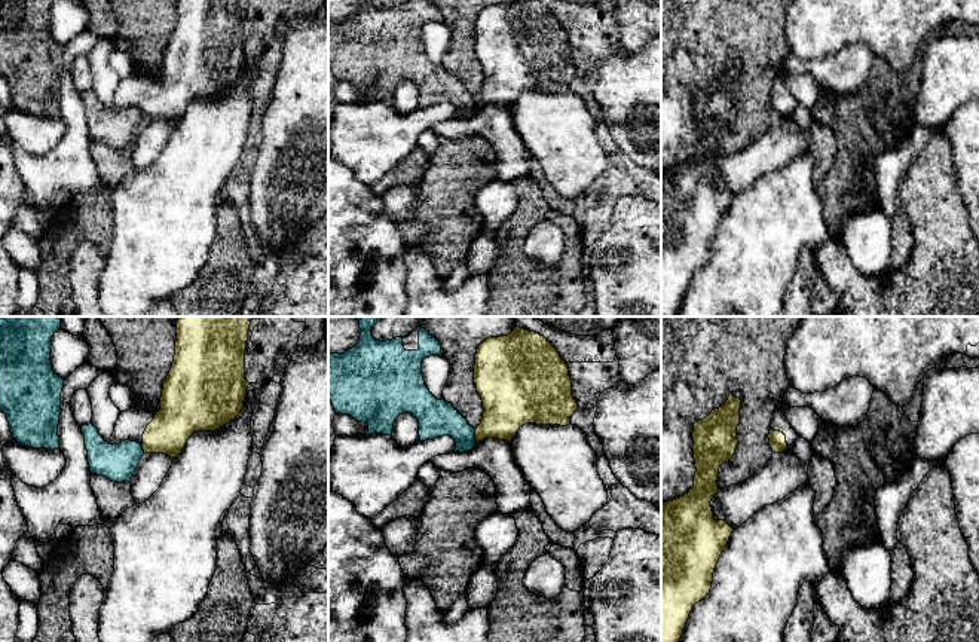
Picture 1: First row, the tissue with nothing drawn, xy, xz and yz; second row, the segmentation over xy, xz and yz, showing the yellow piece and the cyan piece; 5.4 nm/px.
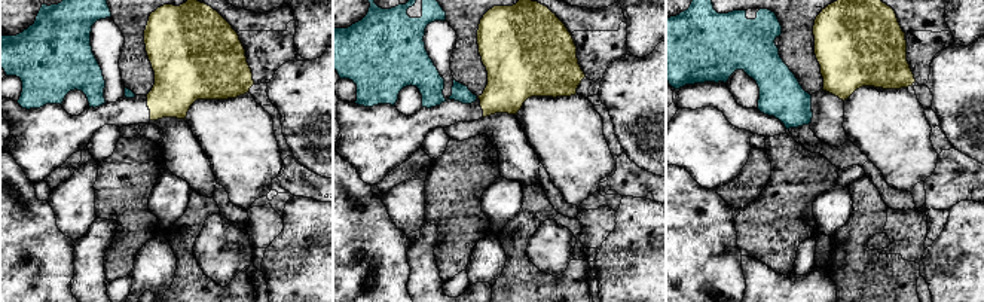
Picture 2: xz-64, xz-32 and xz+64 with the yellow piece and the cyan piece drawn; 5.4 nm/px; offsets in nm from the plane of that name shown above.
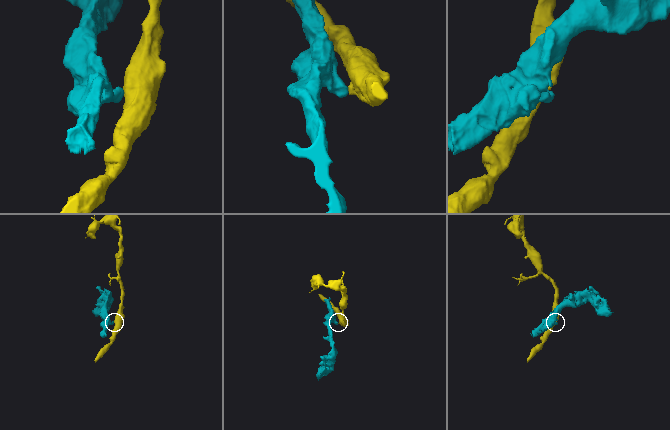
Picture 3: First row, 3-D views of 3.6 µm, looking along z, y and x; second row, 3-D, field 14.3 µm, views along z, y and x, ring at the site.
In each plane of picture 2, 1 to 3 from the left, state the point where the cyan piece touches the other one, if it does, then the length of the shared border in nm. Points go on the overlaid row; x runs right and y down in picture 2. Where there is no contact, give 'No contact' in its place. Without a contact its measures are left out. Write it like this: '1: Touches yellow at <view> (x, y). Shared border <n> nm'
1: No contact
2: No contact
3: No contact

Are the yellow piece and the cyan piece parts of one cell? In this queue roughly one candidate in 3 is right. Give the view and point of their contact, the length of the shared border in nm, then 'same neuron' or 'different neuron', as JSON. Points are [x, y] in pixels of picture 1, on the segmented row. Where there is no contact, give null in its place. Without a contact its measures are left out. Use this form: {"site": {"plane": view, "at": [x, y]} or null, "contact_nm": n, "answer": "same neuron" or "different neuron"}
{"site": {"plane": "xz", "at": [476, 436]}, "contact_nm": 80, "answer": "different neuron"}

